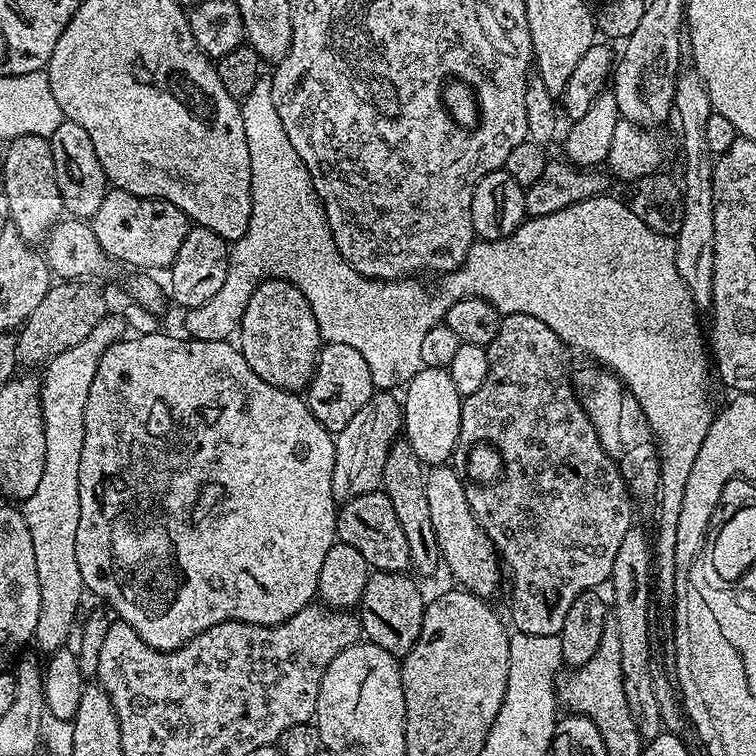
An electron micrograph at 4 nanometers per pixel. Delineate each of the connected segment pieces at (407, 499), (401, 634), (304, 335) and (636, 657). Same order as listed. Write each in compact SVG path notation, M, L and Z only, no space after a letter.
M397 439L390 446L390 454L386 454L386 466L382 470L382 491L390 498L390 506L394 506L394 514L398 517L398 526L402 526L402 534L406 534L406 543L410 545L411 567L417 568L424 576L432 576L436 571L441 571L442 557L438 538L434 534L434 525L430 522L425 475L425 465L420 463L418 454L414 454L407 439Z
M373 571L358 605L358 619L367 643L382 646L382 650L397 658L404 657L412 649L422 630L426 596L410 577L403 572Z
M286 280L262 281L246 305L238 333L238 347L250 370L287 392L303 393L316 372L322 339L306 296Z
M634 524L626 532L622 543L618 548L617 557L614 558L614 567L611 570L609 587L612 588L612 600L610 596L610 606L612 609L612 619L618 626L618 639L621 643L621 667L623 676L623 689L626 695L626 704L630 709L631 718L634 720L637 732L643 741L653 740L663 731L661 722L661 710L658 708L658 700L654 695L652 678L652 645L651 645L651 621L650 621L650 574L652 572L652 552L650 542L640 525Z

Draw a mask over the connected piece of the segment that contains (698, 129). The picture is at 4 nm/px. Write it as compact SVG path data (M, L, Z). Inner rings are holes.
M695 70L681 71L676 77L676 93L672 99L675 119L680 119L680 144L684 147L684 217L682 230L674 237L676 241L676 265L682 282L692 295L697 309L712 307L714 290L714 170L717 157L710 150L706 139L706 125L712 113L710 94L699 73Z

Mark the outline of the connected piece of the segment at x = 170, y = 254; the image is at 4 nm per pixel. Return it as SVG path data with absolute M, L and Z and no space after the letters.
M112 188L102 198L102 206L90 218L94 238L107 256L132 270L171 269L178 249L186 242L190 221L186 213L165 200L144 200L121 188Z

